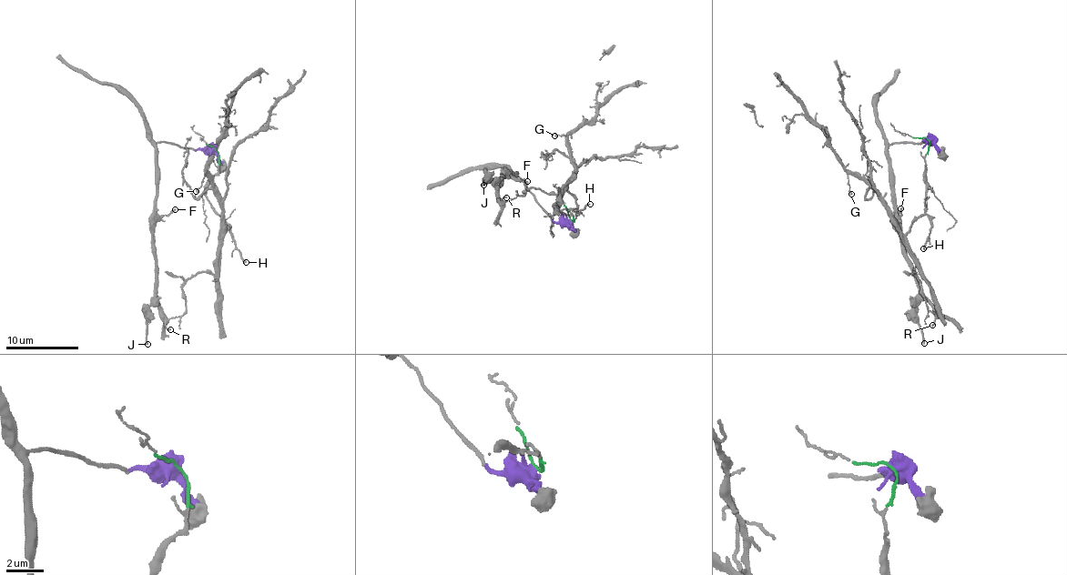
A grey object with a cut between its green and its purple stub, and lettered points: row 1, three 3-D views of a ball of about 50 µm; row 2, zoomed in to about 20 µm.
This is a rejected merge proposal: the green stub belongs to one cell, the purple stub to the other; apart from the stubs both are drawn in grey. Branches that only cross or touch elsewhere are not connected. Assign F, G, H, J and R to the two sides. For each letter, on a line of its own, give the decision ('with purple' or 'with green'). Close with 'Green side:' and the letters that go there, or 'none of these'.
F: with purple
G: with green
H: with green
J: with purple
R: with purple
Green side: G, H

